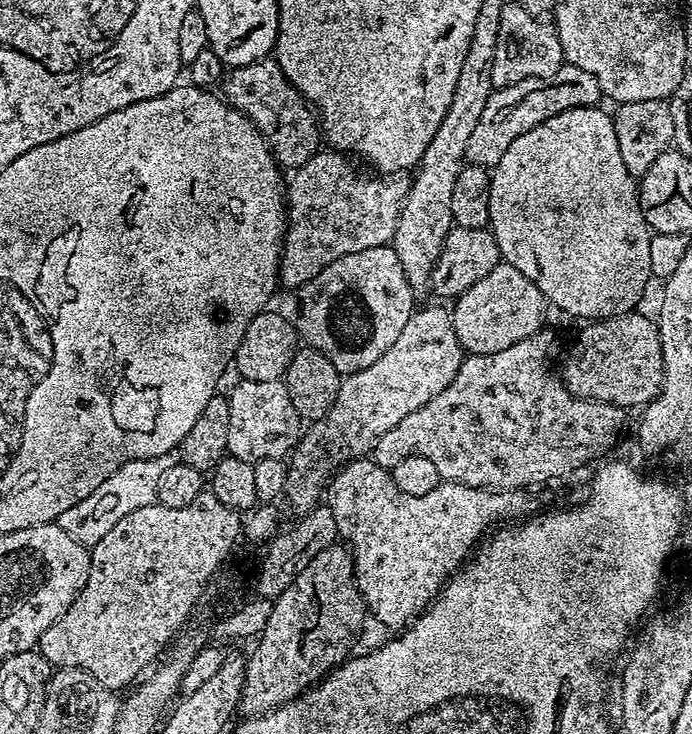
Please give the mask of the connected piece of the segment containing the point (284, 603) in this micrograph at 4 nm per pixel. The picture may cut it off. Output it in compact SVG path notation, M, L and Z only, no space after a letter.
M340 542L310 558L309 564L301 570L298 578L279 597L273 599L272 604L269 622L266 623L263 635L255 641L256 649L253 650L252 657L247 657L244 665L239 711L244 712L243 715L248 718L265 716L275 708L293 703L305 690L319 684L333 668L349 659L353 651L352 640L359 638L360 631L364 628L364 616L366 620L364 599L358 590L351 551Z

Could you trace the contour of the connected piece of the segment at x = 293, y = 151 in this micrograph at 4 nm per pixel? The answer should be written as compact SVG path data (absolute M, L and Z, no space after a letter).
M265 58L258 62L250 62L246 66L238 66L231 69L222 81L223 99L227 100L231 108L236 108L242 115L250 121L257 130L266 137L272 154L276 158L276 163L284 170L295 170L310 162L310 158L315 156L322 148L322 125L317 113L311 104L304 99L301 92L288 81L286 74L278 66L275 58Z

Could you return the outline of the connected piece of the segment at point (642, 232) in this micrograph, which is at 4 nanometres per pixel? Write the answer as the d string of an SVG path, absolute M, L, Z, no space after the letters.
M603 107L575 108L566 110L514 138L510 142L510 150L502 154L502 158L491 169L488 189L490 190L490 218L488 219L492 237L498 242L500 259L505 264L512 264L538 290L542 290L545 301L572 316L581 316L581 321L591 322L593 320L607 320L609 316L620 316L623 312L631 312L637 307L636 304L644 296L644 287L650 281L650 242L652 236L644 215L640 209L640 197L638 195L637 181L626 170L626 162L622 162L622 154L618 154L618 140L614 134L614 122L609 113L603 112Z

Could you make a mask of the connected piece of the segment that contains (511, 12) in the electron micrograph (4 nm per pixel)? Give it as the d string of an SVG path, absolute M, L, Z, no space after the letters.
M514 2L505 3L498 29L498 46L494 50L493 89L514 86L514 82L526 78L550 78L550 74L558 74L565 63L562 42L555 27L547 19L530 14L530 10L522 10L522 6Z

